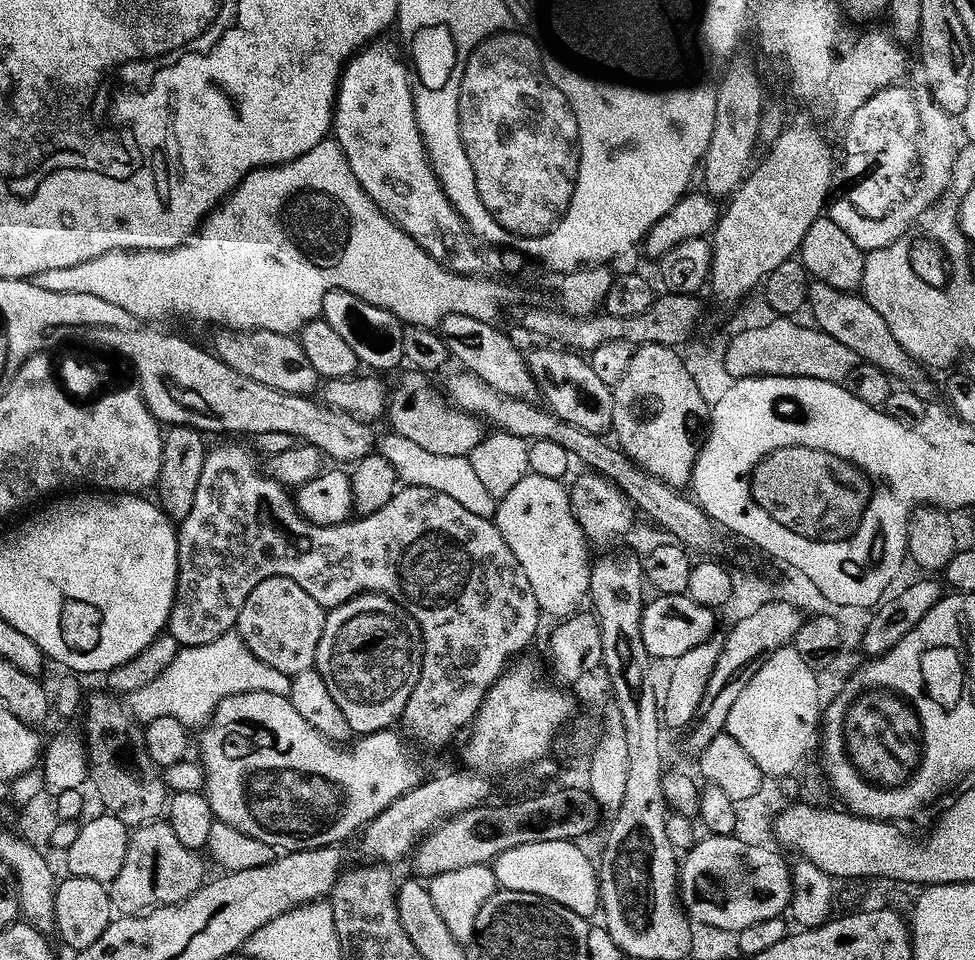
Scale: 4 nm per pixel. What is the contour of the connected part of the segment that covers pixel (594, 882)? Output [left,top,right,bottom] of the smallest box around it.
[494,842,600,918]

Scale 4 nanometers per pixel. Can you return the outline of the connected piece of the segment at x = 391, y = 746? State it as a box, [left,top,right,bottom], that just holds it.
[198,691,421,853]

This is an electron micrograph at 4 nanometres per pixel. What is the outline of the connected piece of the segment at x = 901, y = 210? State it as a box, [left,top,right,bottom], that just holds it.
[826,86,958,250]

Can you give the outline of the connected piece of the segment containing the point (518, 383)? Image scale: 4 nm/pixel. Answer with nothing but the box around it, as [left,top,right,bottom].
[438,314,538,401]

